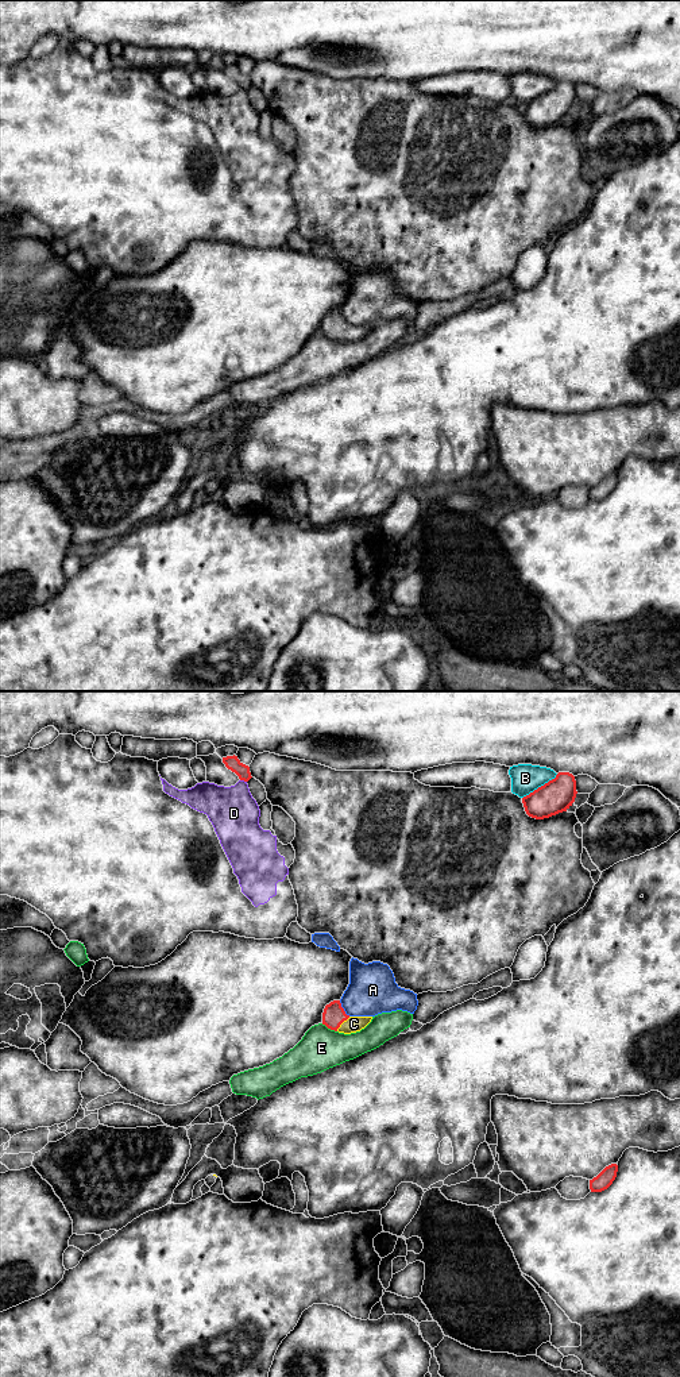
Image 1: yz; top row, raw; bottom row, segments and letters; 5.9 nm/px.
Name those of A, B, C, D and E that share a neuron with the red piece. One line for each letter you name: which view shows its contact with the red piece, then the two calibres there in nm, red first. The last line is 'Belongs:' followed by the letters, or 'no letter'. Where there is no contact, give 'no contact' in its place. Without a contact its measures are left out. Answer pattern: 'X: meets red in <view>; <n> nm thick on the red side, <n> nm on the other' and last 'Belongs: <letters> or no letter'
C: meets red in yz; 140 nm thick on the red side, 100 nm on the other
Belongs: C

